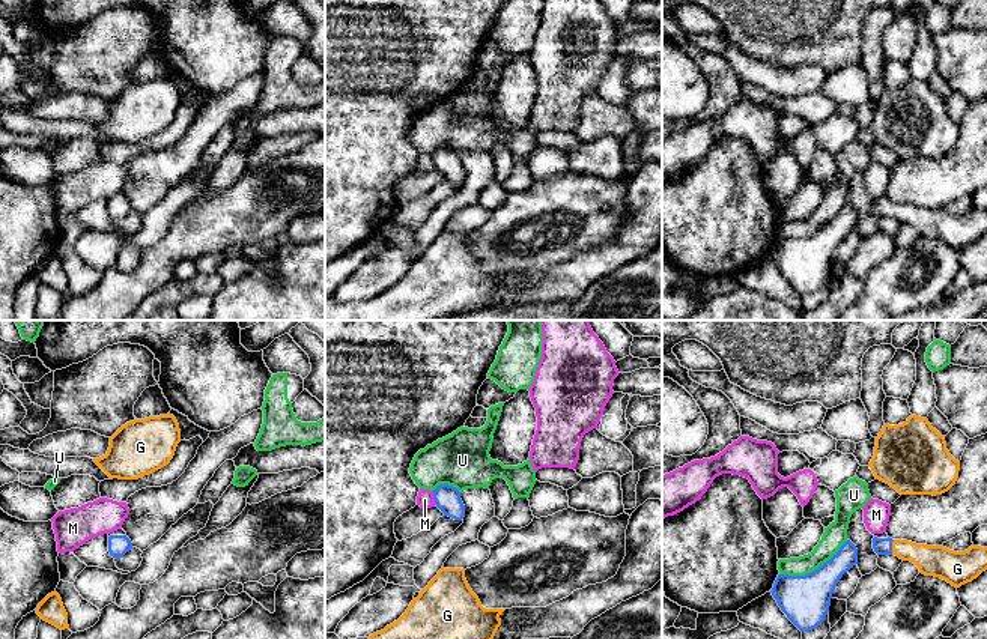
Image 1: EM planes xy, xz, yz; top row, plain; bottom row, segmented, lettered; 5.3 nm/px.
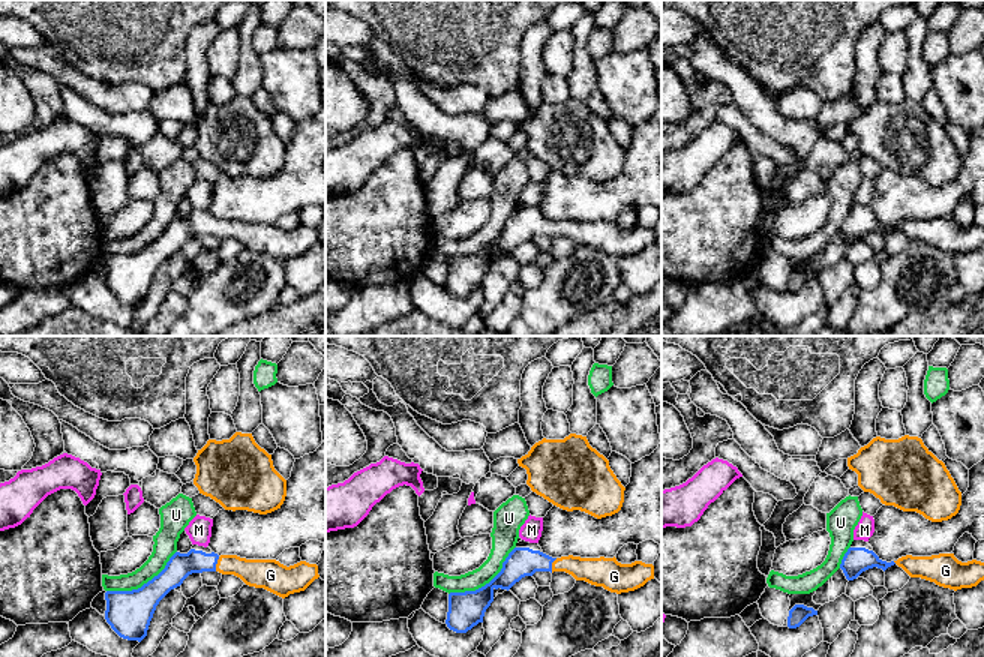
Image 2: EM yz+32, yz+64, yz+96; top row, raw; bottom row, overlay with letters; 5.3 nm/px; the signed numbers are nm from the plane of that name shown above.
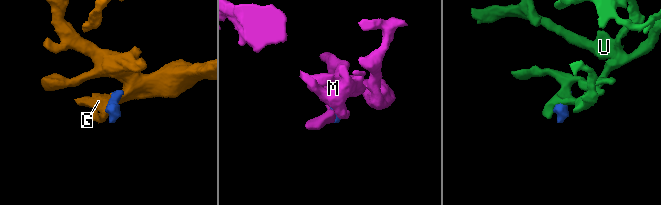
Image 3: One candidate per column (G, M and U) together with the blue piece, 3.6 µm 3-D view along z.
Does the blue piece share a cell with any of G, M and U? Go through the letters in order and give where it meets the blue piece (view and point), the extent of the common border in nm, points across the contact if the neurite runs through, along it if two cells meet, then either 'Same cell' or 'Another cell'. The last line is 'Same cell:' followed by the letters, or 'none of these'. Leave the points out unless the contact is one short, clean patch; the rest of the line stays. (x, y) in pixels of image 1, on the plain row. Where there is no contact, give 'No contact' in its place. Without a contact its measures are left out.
G: Touches blue at yz (891, 211). Shared border 80 nm. Path across: yz (882, 209), (891, 211), (901, 211), (935, 224). Same cell
M: Touches blue at xz (434, 161). Shared border 80 nm. Another cell
U: Touches blue at yz (814, 233). Shared border 420 nm. Another cell
Same cell: G

